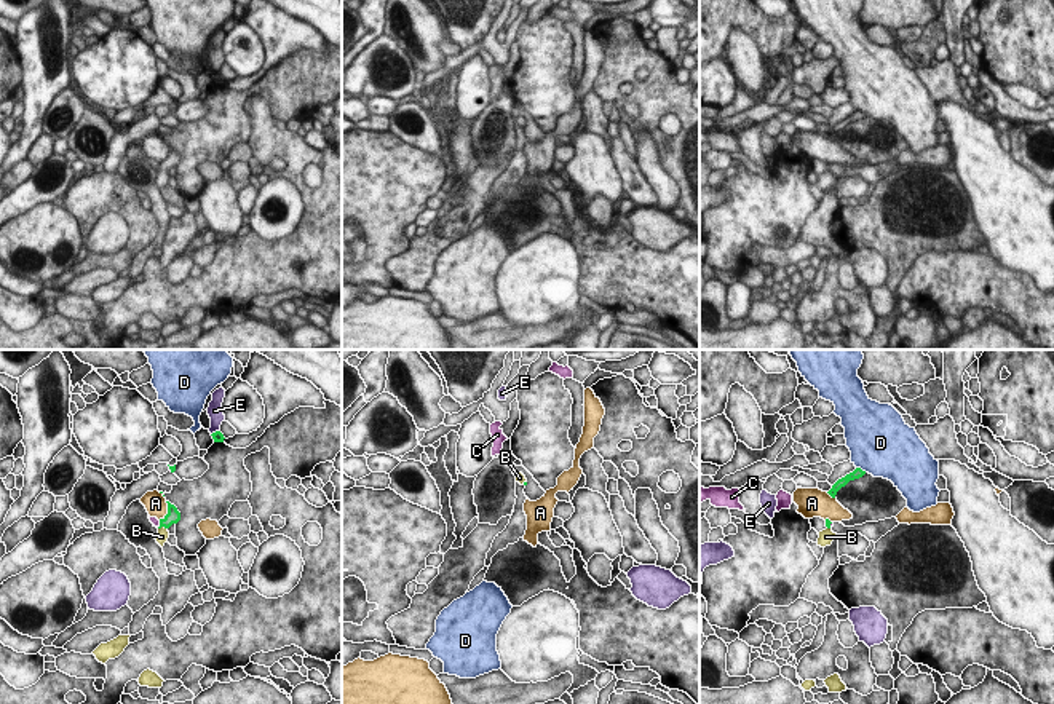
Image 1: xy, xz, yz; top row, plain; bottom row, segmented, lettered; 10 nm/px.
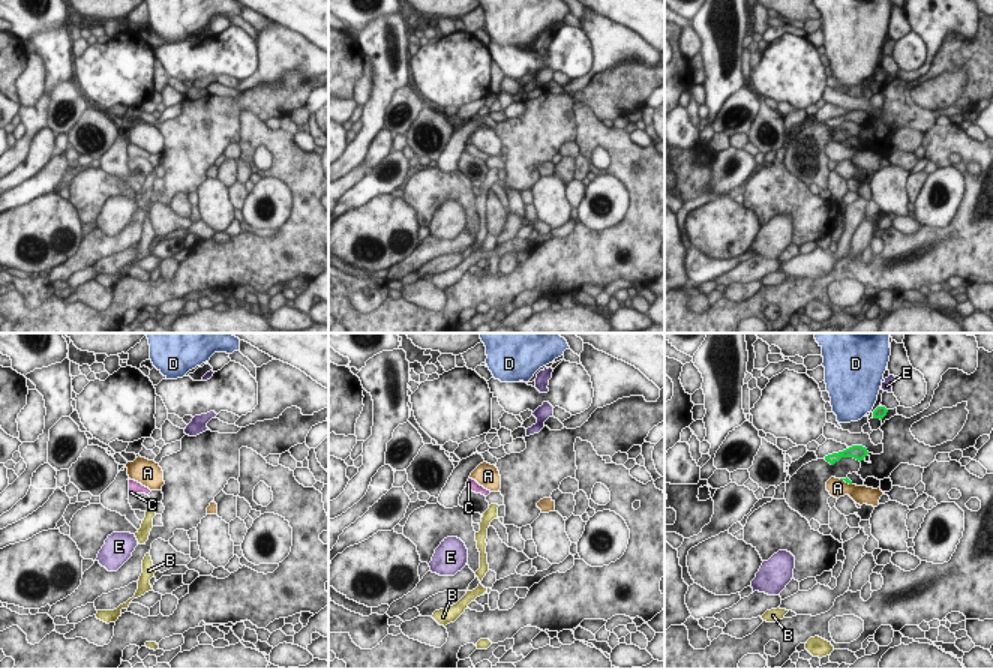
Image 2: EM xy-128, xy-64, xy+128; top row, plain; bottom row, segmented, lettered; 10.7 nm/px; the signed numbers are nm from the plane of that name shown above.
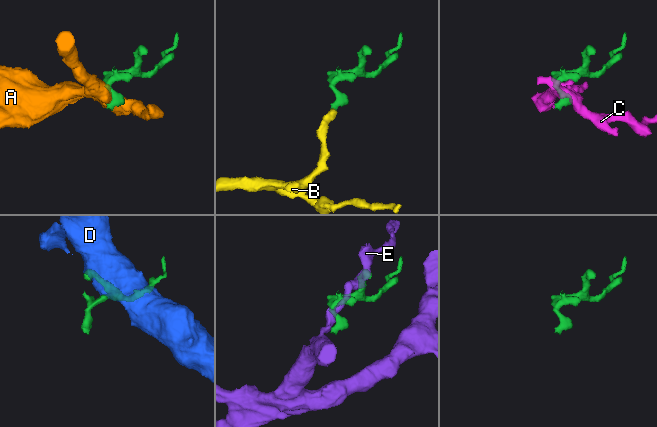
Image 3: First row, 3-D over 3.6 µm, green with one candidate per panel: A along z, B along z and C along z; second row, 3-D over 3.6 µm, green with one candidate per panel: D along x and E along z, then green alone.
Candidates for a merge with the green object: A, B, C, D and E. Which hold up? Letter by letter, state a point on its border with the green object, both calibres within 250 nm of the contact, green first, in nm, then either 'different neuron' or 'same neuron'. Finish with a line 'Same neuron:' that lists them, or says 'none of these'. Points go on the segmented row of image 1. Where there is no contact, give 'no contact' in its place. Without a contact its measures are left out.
A: xy (168, 511) | 140/220 nm | different neuron
B: xy (162, 526) | 140/130 nm | same neuron
C: xy (160, 524) | 140/70 nm | different neuron
D: yz (859, 468) | 100/500 nm | different neuron
E: xy (216, 431) | 120/160 nm | different neuron
Same neuron: B

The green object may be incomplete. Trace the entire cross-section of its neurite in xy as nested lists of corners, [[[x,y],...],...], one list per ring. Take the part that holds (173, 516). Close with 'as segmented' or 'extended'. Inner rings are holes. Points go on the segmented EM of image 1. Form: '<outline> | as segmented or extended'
[[[168,503],[168,514],[160,519],[160,527],[158,527],[158,533],[157,533],[157,543],[163,548],[168,543],[169,538],[169,532],[168,528],[172,524],[177,524],[180,520],[180,512],[177,511],[177,508],[174,504]]] | extended

